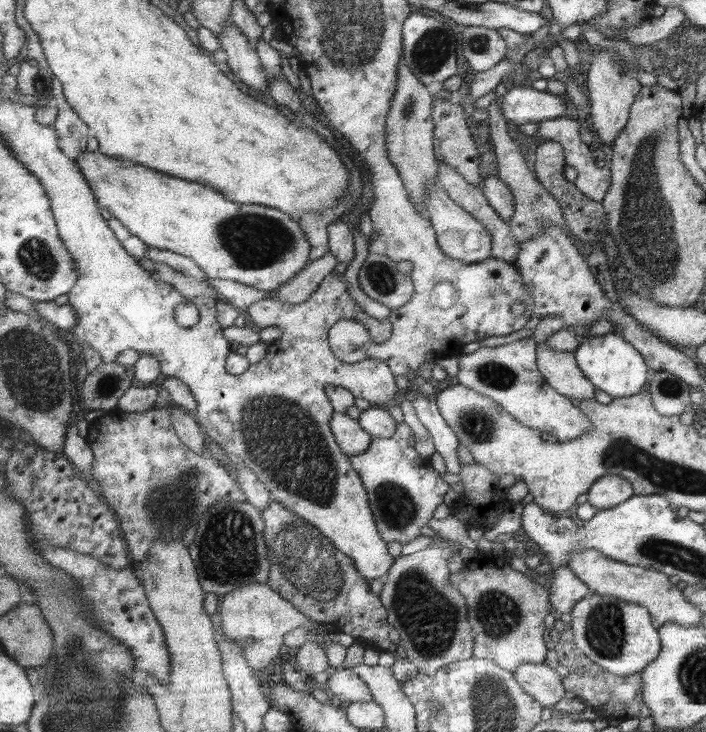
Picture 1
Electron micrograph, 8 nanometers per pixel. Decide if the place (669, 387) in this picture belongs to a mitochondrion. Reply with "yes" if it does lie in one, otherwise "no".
yes

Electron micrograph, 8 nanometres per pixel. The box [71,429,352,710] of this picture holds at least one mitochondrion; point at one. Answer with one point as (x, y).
(310, 569)

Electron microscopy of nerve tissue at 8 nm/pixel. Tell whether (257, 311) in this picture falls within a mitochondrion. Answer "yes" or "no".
no

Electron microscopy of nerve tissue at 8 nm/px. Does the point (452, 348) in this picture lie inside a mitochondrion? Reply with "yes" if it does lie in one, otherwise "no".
no

